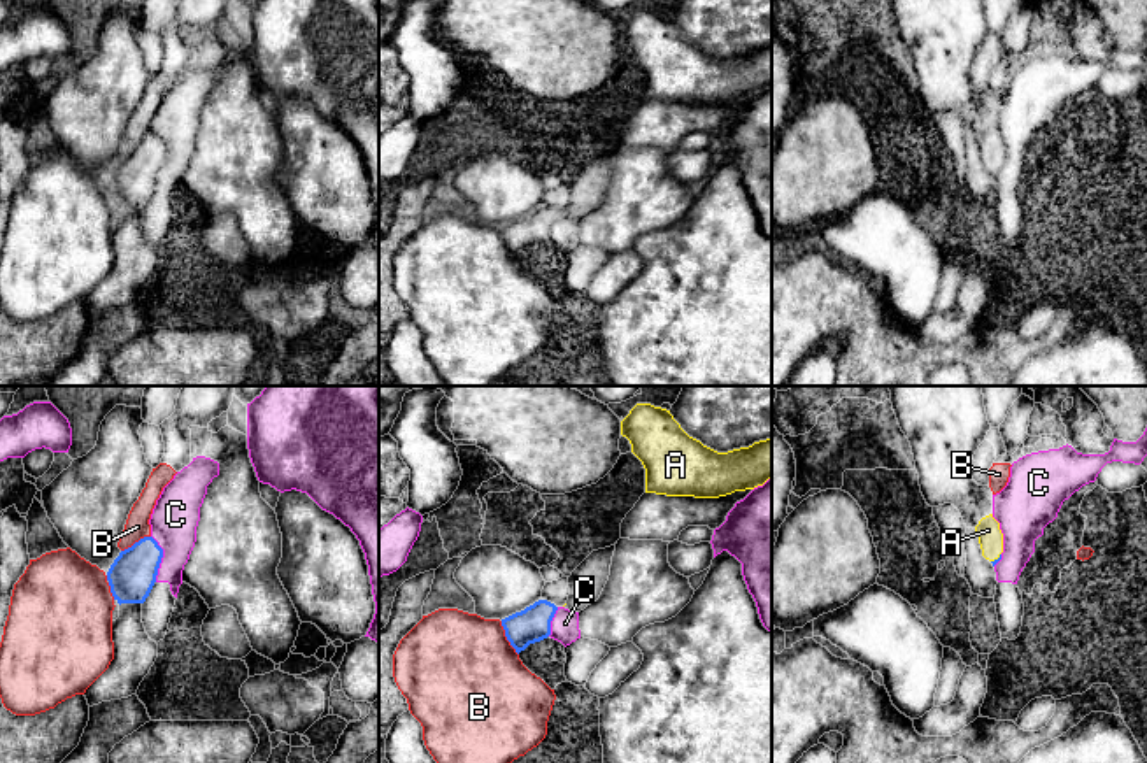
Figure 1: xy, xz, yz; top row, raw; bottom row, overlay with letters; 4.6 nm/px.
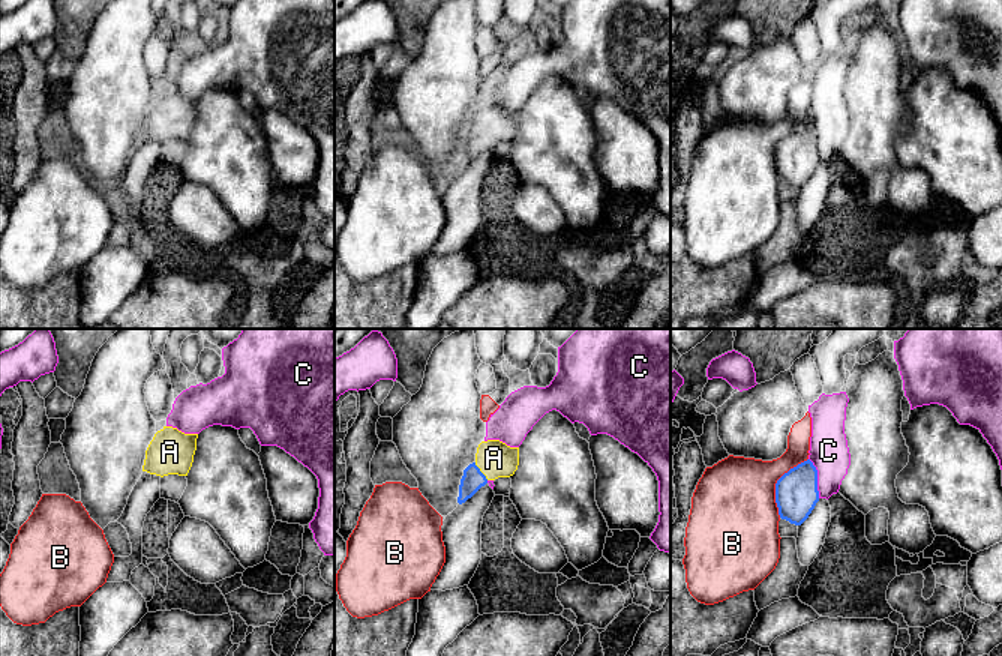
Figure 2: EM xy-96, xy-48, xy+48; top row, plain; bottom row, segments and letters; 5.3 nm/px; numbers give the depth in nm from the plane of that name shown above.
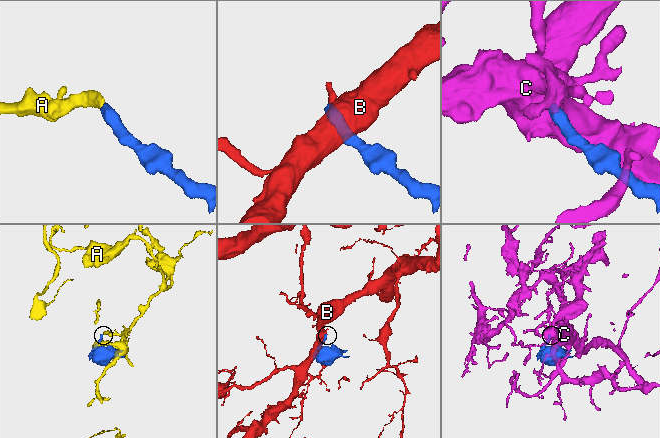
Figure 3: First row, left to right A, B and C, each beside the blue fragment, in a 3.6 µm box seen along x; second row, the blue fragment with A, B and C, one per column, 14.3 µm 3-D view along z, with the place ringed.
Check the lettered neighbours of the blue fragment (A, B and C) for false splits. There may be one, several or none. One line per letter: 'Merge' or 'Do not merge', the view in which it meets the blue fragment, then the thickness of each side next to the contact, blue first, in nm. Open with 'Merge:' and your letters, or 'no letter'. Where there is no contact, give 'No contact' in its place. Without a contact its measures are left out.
Merge: A
A: Merge. Touches blue in yz. Thickness 20 nm (blue) against 110 nm
B: Do not merge. Touches blue in xz. Thickness 160 nm (blue) against 500 nm
C: Do not merge. Touches blue in xy. Thickness 220 nm (blue) against 220 nm

